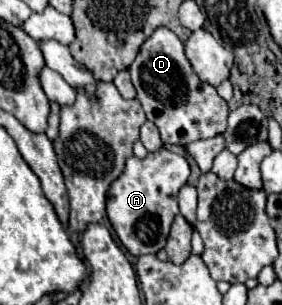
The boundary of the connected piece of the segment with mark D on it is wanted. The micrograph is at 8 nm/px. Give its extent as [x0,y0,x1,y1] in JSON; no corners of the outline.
[129,28,227,144]

